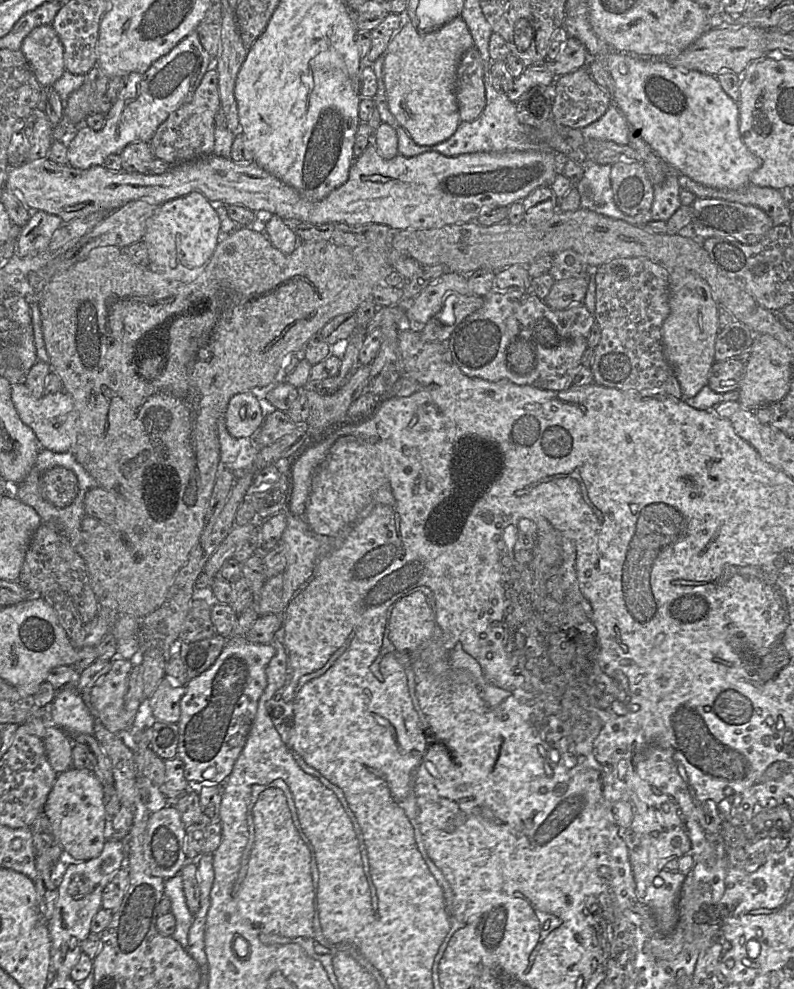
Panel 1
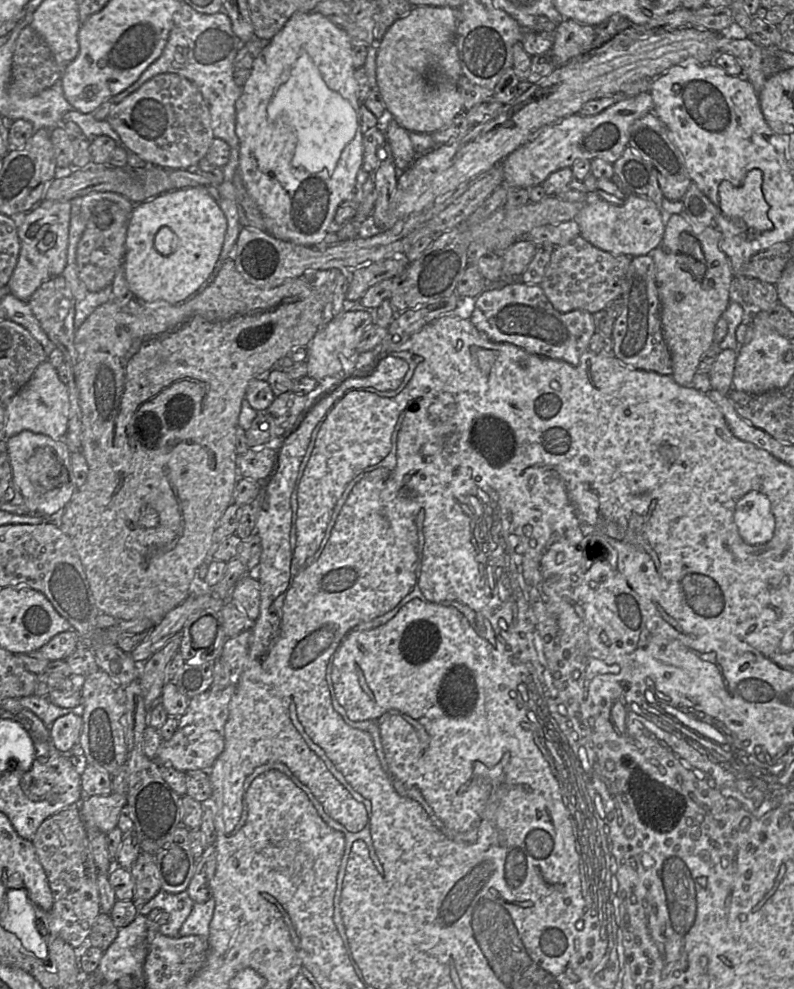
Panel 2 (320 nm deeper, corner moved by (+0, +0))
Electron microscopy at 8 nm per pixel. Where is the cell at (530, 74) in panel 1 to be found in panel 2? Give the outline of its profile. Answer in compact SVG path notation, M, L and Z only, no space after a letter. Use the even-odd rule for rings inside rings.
M571 19L558 24L552 35L551 52L555 64L558 67L563 66L573 58L593 50L595 37L595 26L585 25Z

